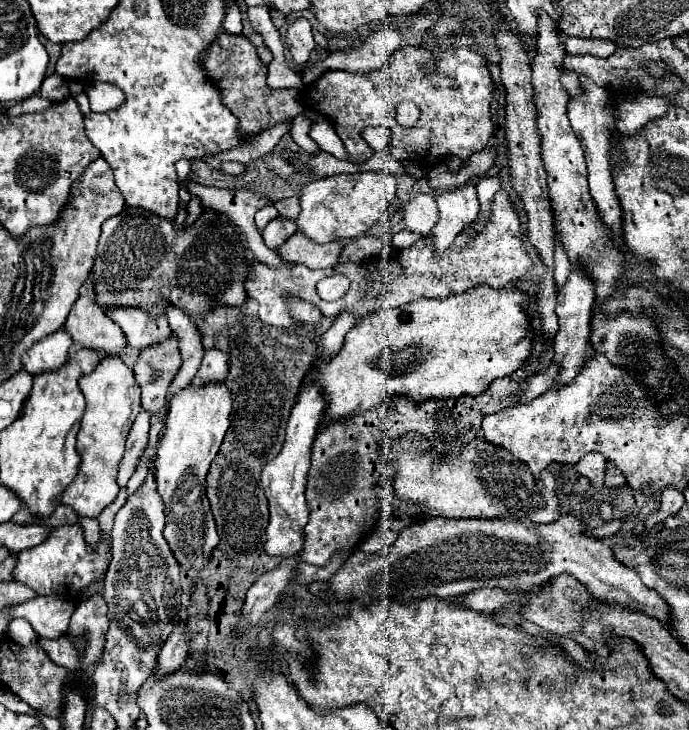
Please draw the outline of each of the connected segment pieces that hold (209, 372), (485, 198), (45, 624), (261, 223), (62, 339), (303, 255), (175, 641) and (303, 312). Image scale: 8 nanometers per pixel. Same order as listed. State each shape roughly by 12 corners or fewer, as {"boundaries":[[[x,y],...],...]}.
{"boundaries":[[[205,351],[203,363],[193,379],[223,381],[227,377],[227,353]],[[497,175],[477,183],[479,219],[475,229],[483,229],[490,216],[491,197],[501,189]],[[37,595],[5,607],[27,619],[39,637],[57,639],[69,629],[75,603]],[[263,205],[255,213],[255,225],[263,231],[265,225],[279,213],[273,205]],[[65,327],[43,337],[23,355],[31,375],[67,363],[71,335]],[[301,233],[289,237],[279,255],[309,269],[339,263],[341,241],[317,245]],[[173,631],[157,657],[157,675],[169,675],[187,659],[185,633]],[[285,297],[299,323],[319,323],[323,313],[309,301]]]}

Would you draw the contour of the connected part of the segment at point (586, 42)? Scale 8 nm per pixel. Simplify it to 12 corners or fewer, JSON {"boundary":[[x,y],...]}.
{"boundary":[[565,37],[565,51],[571,55],[589,53],[597,57],[597,45],[613,41]]}

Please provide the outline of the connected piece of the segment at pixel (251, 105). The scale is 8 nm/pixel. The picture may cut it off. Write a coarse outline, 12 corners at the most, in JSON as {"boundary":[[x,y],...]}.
{"boundary":[[219,33],[201,61],[223,103],[257,135],[303,111],[271,89],[245,35]]}

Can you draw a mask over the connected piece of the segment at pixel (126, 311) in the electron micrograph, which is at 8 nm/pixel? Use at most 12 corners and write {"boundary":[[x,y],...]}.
{"boundary":[[113,307],[105,313],[123,329],[129,348],[120,358],[131,369],[141,349],[171,337],[167,317]]}

